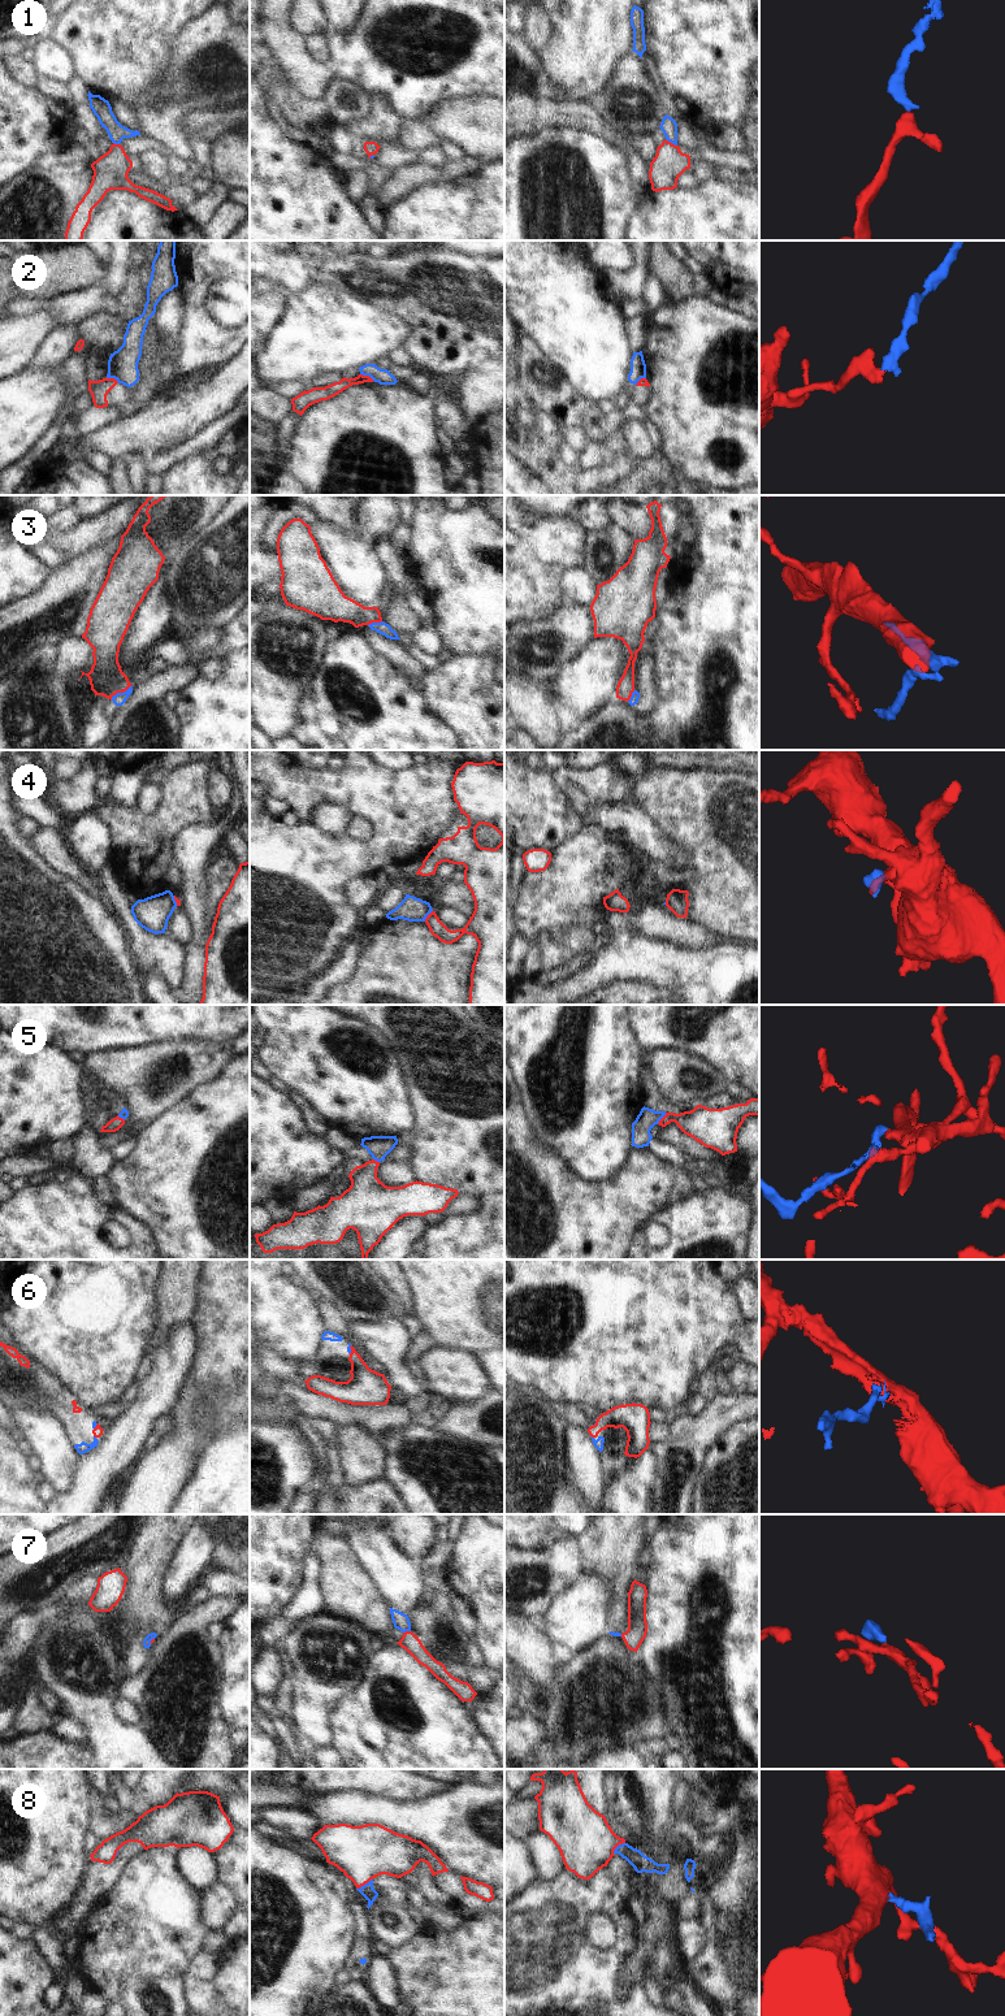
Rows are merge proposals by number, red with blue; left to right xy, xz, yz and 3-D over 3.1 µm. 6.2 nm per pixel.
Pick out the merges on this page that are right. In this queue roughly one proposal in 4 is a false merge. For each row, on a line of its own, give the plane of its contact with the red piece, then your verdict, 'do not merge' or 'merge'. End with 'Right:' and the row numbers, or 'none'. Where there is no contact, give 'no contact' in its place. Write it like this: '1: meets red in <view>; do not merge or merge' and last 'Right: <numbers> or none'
1: meets red in yz; merge
2: meets red in xy; do not merge
3: meets red in xy; merge
4: meets red in xz; do not merge
5: meets red in yz; merge
6: meets red in yz; merge
7: meets red in xz; merge
8: meets red in xz; merge
Right: 1, 3, 5, 6, 7, 8

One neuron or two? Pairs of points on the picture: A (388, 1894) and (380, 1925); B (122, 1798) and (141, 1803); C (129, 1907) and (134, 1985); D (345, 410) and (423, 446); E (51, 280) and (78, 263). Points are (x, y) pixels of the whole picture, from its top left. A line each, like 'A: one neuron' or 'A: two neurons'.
A: two neurons
B: two neurons
C: two neurons
D: one neuron
E: one neuron

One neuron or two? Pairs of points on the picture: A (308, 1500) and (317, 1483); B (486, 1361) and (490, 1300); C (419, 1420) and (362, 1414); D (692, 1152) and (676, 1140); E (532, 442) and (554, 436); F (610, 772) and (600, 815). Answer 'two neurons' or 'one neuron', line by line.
A: one neuron
B: two neurons
C: one neuron
D: one neuron
E: two neurons
F: two neurons

